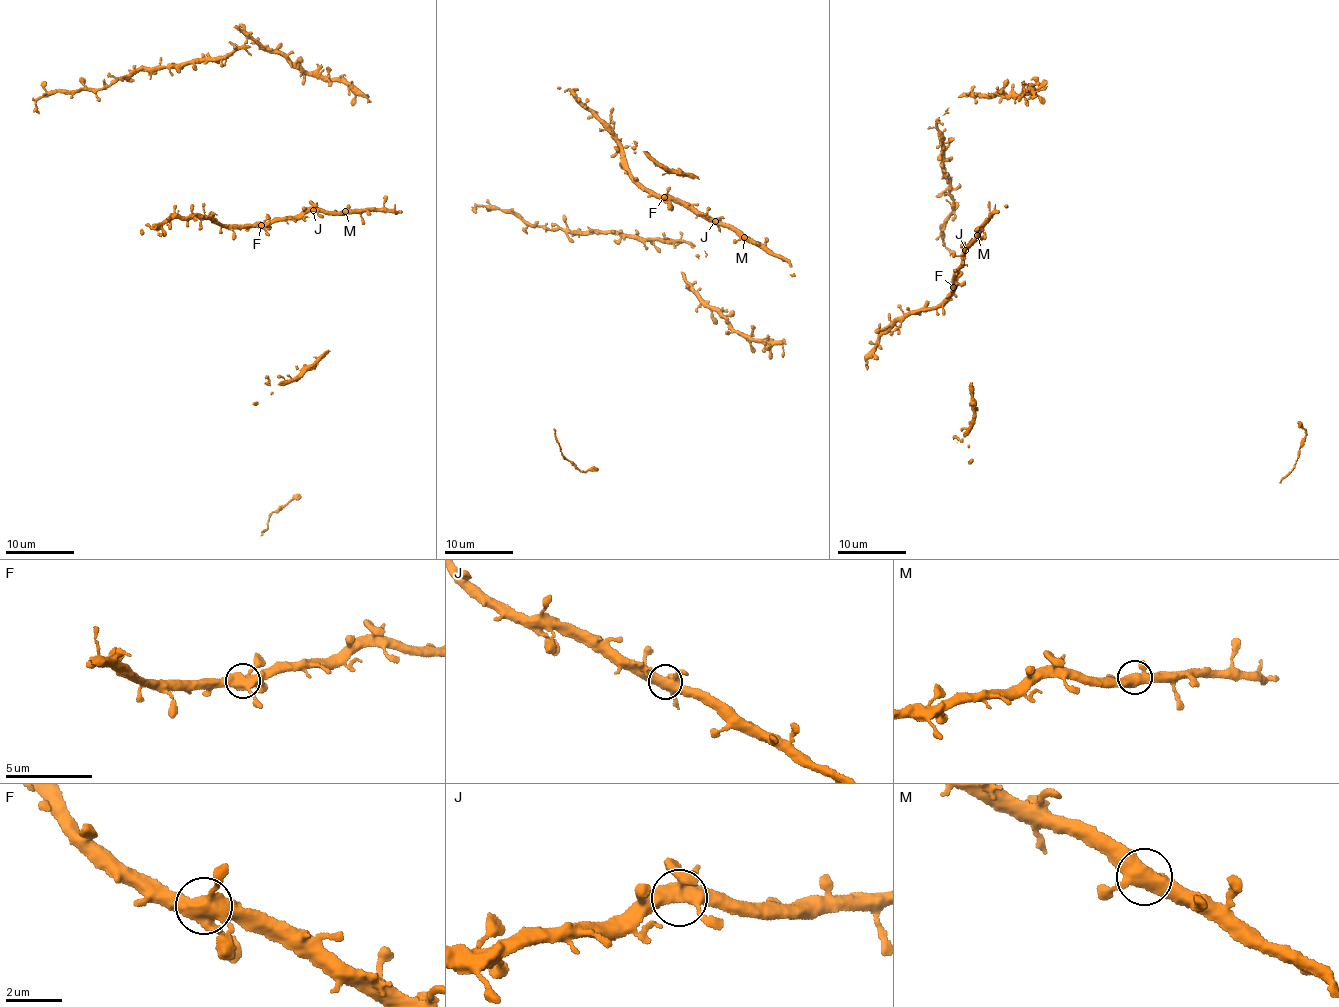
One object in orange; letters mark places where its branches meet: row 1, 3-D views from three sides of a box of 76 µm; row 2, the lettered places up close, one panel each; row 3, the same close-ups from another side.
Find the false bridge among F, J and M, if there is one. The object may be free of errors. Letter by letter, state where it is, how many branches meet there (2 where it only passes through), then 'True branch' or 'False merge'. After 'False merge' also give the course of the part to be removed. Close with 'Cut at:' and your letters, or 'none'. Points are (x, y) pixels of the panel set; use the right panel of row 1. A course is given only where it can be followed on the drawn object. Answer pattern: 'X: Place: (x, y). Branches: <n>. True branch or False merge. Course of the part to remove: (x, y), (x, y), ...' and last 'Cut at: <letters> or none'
F: Place: (953, 287). Branches: 5. True branch
J: Place: (965, 250). Branches: 5. True branch
M: Place: (977, 235). Branches: 4. True branch
Cut at: none

